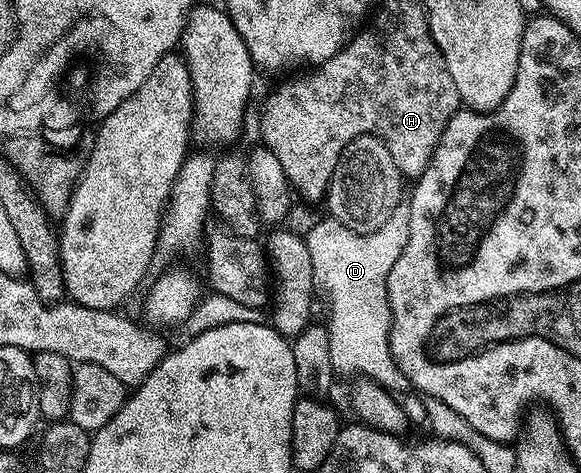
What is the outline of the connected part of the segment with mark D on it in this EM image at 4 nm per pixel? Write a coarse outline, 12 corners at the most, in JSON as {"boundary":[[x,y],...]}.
{"boundary":[[410,206],[305,231],[333,369],[406,392],[387,282]]}

